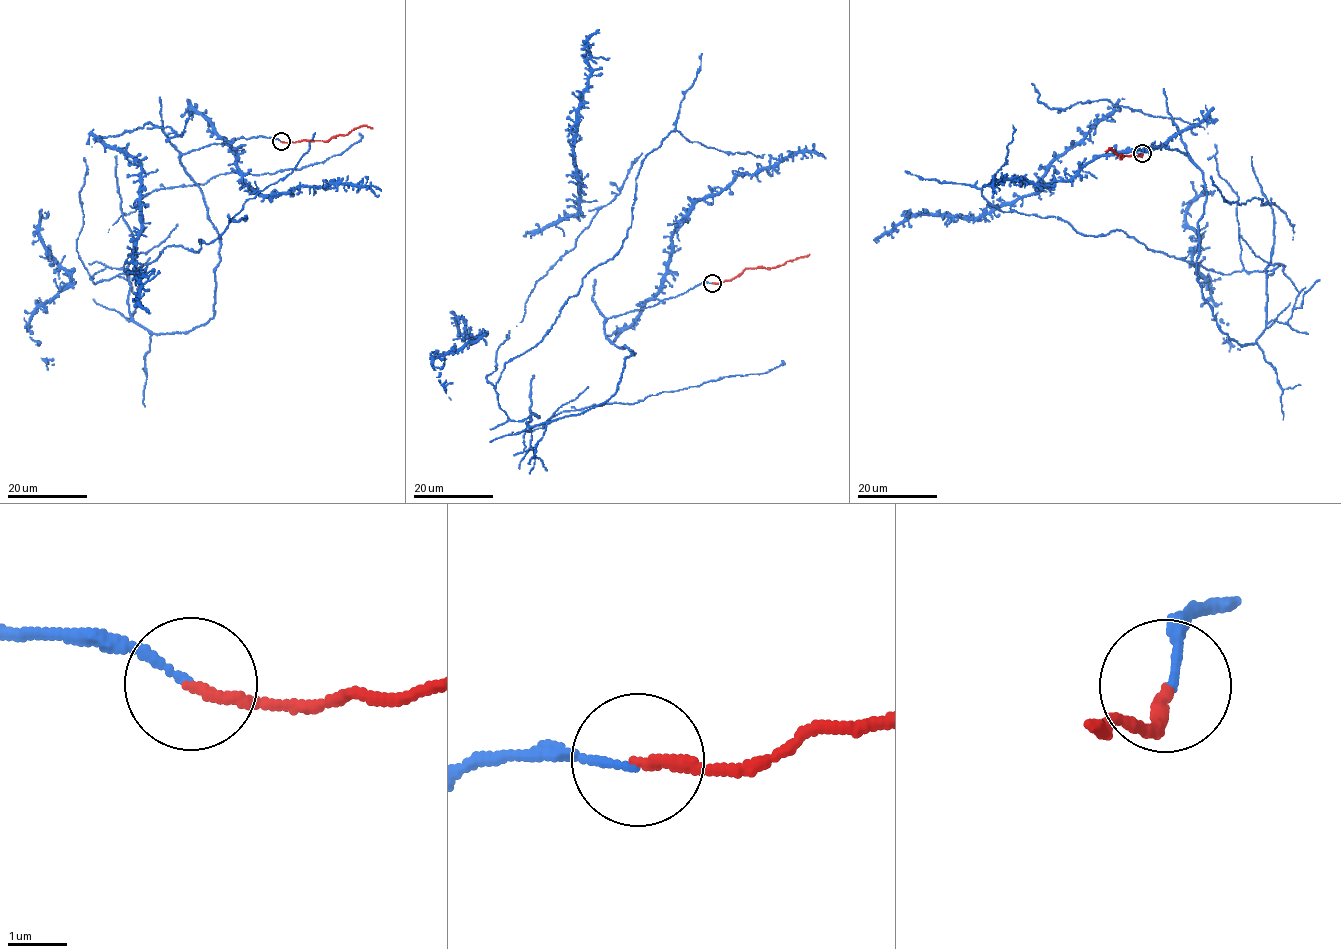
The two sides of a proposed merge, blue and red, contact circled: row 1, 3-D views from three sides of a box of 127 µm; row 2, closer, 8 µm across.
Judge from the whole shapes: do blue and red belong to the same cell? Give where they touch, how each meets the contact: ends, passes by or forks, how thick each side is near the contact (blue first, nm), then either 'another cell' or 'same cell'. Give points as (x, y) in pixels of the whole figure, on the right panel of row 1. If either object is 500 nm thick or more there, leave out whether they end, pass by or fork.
at (1142, 153); blue ends there; red ends there; 120 nm thick on the blue side, 190 nm on the other; same cell

